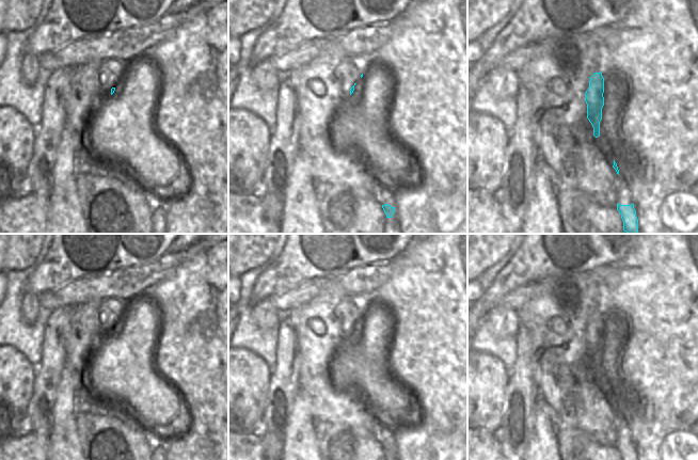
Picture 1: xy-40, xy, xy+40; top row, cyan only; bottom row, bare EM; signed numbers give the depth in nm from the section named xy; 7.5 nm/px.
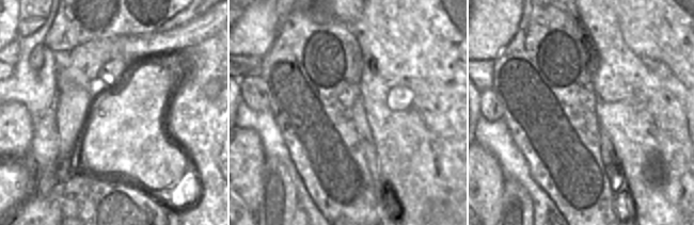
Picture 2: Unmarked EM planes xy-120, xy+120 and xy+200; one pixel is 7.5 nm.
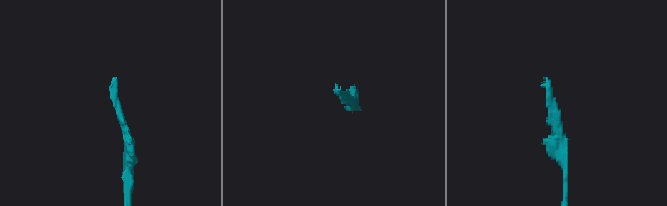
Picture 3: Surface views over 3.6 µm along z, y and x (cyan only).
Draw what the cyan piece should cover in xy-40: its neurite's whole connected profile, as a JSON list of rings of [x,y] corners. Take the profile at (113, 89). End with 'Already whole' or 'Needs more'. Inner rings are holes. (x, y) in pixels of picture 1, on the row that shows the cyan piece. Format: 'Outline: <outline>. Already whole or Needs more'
Outline: [[[104,60],[98,67],[98,78],[100,89],[105,95],[105,100],[110,98],[115,91],[115,85],[122,80],[126,70],[126,62],[116,60]]]. Needs more

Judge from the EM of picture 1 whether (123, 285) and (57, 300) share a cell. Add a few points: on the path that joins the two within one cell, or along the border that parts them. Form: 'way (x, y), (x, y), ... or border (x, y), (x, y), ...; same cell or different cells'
way (107, 285), (73, 294); same cell

